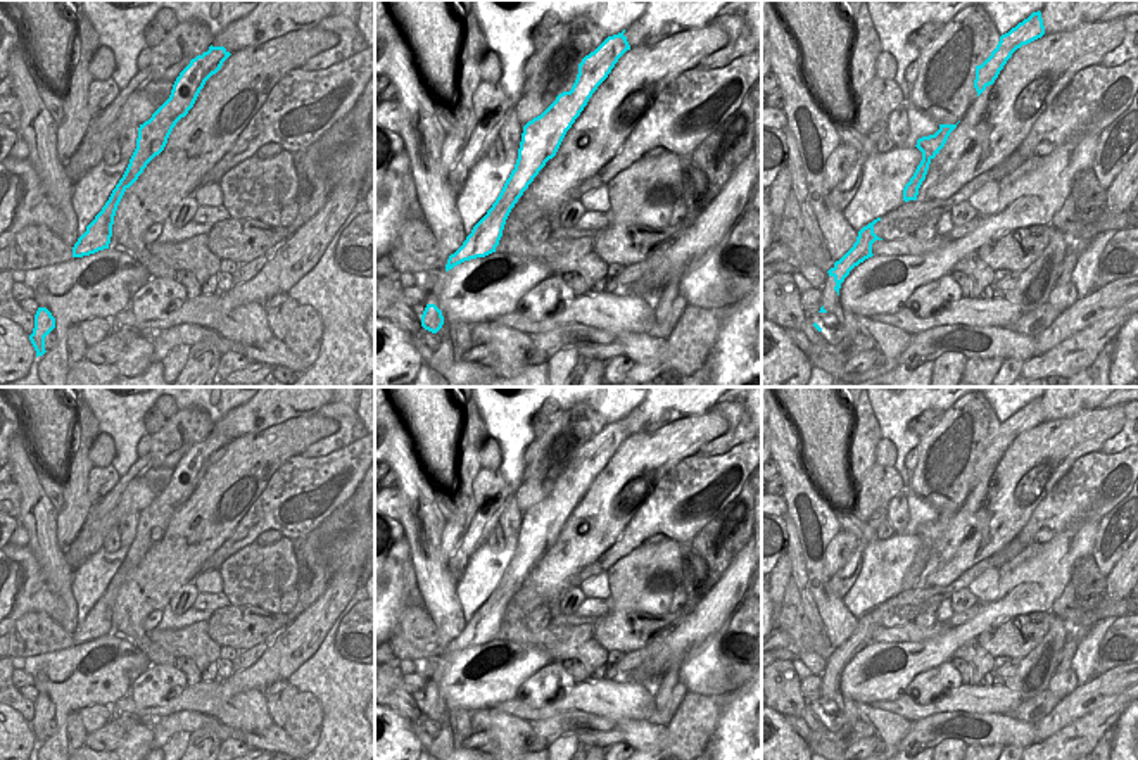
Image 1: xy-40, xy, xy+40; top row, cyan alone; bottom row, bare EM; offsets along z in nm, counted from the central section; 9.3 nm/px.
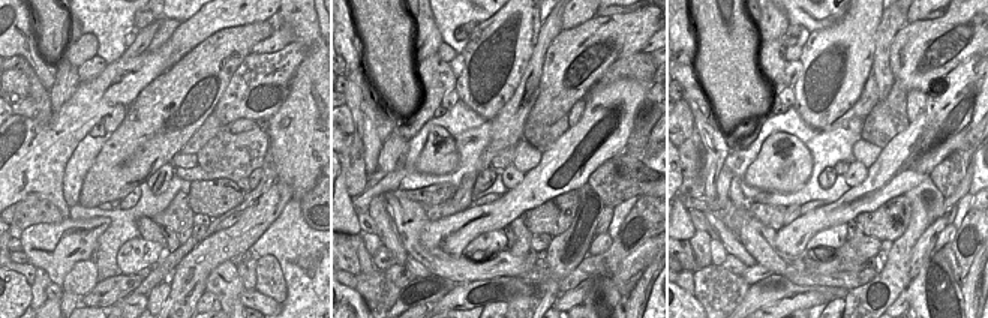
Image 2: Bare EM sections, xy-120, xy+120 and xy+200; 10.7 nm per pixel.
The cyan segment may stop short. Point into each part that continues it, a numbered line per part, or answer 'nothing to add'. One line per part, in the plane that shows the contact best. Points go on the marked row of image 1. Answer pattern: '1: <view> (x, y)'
nothing to add

